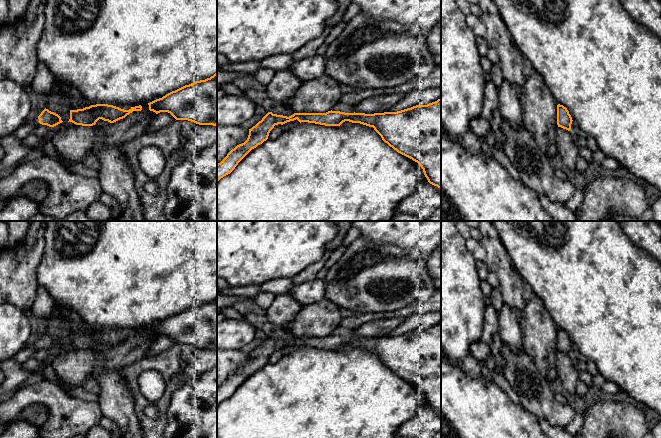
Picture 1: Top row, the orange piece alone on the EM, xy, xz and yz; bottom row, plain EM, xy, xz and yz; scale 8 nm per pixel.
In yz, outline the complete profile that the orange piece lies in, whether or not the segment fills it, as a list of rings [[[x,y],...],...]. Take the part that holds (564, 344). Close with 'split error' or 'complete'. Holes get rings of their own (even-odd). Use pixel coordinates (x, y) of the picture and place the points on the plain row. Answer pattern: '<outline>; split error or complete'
[[[558,328],[557,329],[557,349],[558,351],[561,351],[563,353],[566,353],[568,355],[571,354],[571,348],[572,348],[572,341],[569,338],[569,335],[566,331],[563,329]]]; complete

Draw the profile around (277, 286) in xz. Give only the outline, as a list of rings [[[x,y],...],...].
[[[281,278],[267,281],[262,284],[260,292],[271,292],[275,295],[288,293],[295,286],[291,278]]]

